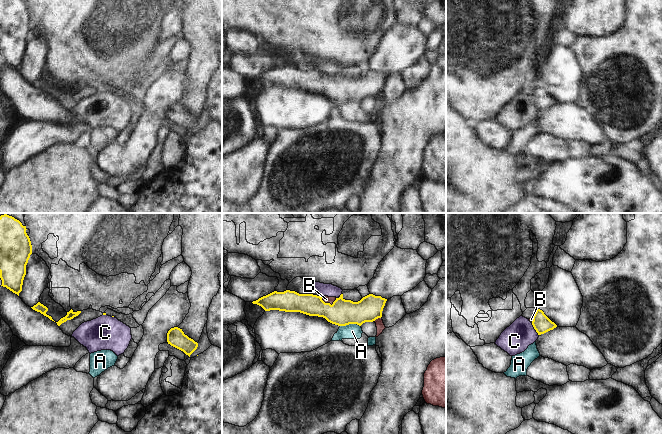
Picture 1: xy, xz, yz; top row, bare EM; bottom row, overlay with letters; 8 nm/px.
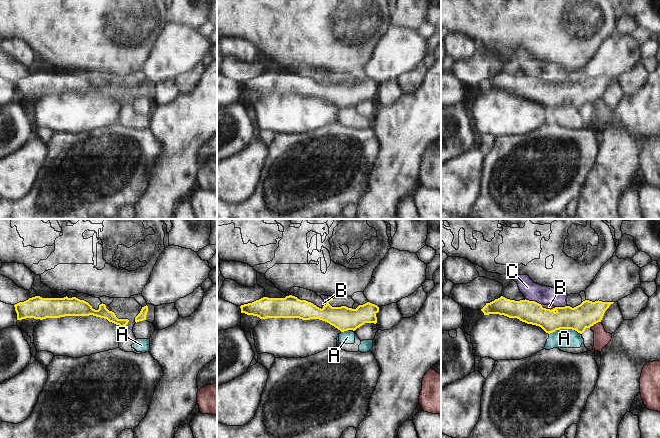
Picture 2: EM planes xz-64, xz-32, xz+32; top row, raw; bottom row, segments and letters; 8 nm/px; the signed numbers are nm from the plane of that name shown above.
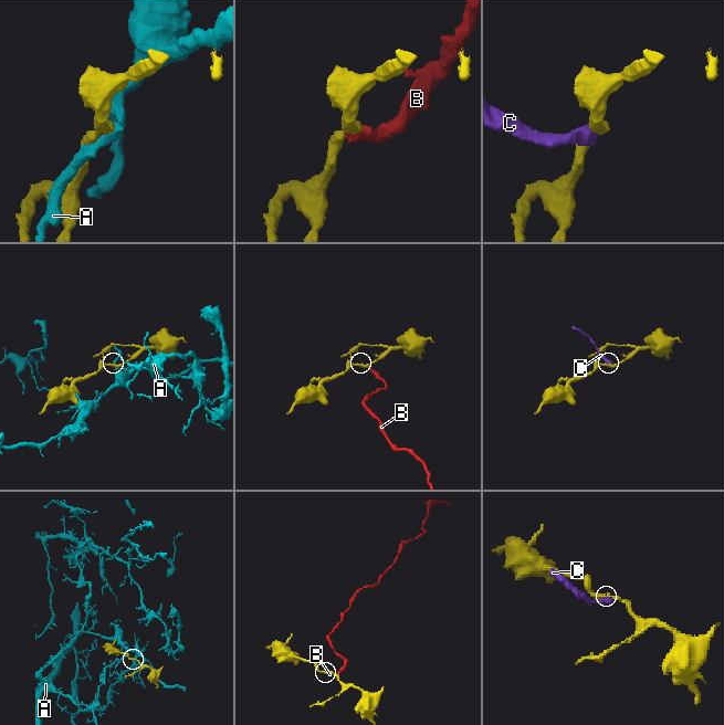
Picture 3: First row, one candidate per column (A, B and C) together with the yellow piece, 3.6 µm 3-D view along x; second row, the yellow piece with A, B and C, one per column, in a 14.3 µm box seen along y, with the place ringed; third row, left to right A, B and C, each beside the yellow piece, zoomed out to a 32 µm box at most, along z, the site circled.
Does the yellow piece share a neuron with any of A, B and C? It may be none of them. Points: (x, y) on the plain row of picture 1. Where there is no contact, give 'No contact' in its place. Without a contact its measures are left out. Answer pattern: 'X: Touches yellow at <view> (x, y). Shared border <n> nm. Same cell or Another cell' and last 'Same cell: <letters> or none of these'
A: Touches yellow at xz (350, 99). Shared border 170 nm. Another cell
B: Touches yellow at xz (328, 79). Shared border 130 nm. Another cell
C: Touches yellow at yz (534, 104). Shared border 120 nm. Another cell
Same cell: none of these.

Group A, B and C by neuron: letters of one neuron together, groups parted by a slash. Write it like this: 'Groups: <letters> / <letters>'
Groups: A / B C.

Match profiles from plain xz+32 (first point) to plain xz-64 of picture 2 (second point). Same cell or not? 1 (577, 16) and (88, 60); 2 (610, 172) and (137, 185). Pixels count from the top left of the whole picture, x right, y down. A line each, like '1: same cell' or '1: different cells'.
1: same cell
2: different cells

